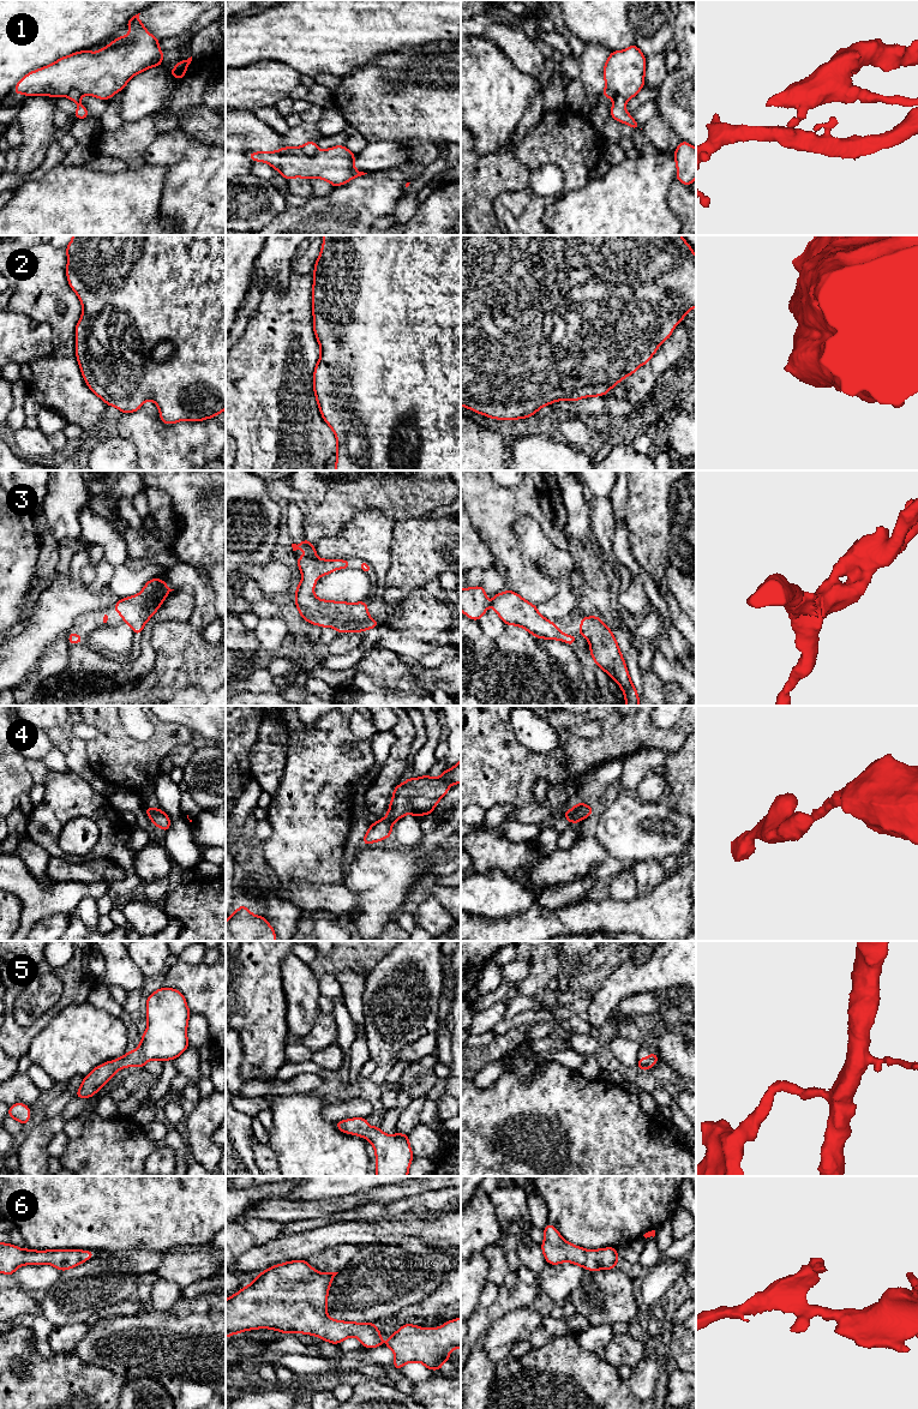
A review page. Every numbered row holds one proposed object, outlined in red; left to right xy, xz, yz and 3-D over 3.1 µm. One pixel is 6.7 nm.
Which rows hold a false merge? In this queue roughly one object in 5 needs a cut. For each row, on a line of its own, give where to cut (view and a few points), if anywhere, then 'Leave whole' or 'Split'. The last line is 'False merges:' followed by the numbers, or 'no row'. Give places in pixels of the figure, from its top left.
1: Split along yz (606, 85), (626, 100). Split
2: No split. Leave whole
3: No split. Leave whole
4: No split. Leave whole
5: No split. Leave whole
6: No split. Leave whole
False merges: 1

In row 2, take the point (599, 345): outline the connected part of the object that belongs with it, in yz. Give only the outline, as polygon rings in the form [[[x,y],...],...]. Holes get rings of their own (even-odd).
[[[461,235],[461,406],[498,420],[533,416],[540,408],[556,401],[575,402],[583,397],[606,395],[616,384],[649,362],[659,346],[671,337],[676,325],[696,307],[696,254],[680,235]]]

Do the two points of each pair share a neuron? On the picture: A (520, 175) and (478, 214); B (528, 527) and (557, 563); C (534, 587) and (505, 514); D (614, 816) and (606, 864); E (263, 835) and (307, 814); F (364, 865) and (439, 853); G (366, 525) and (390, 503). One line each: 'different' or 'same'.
A: same
B: same
C: same
D: different
E: different
F: same
G: different

